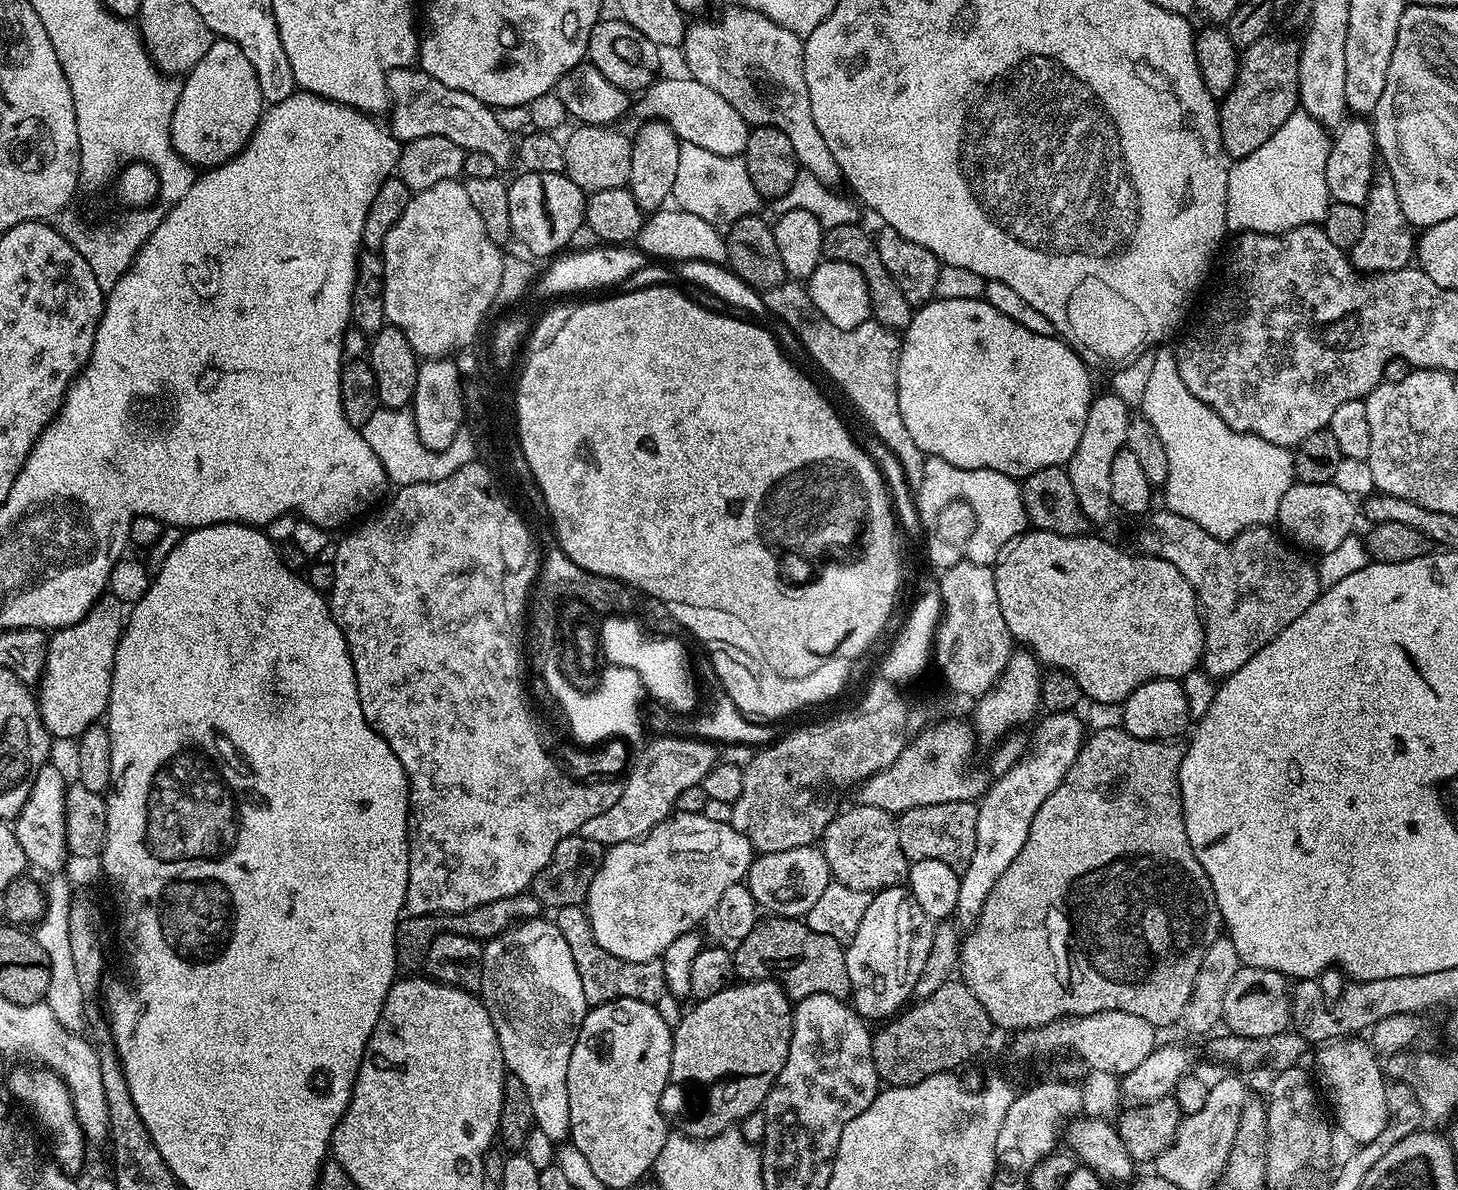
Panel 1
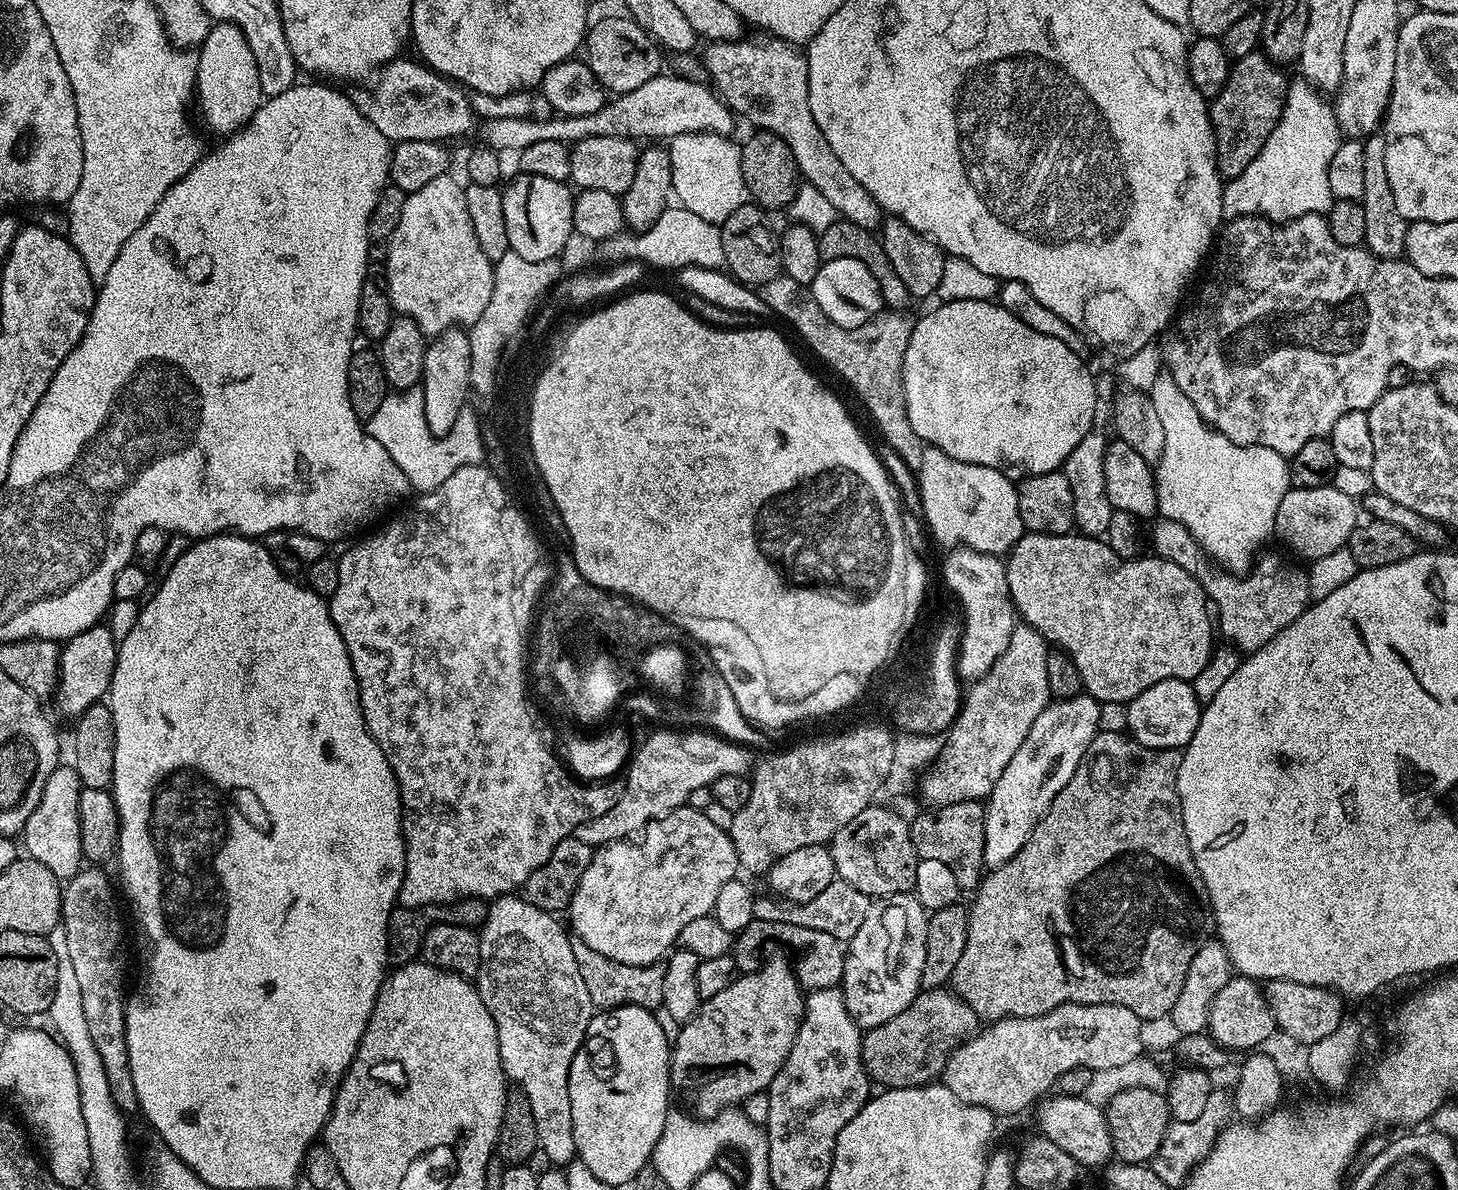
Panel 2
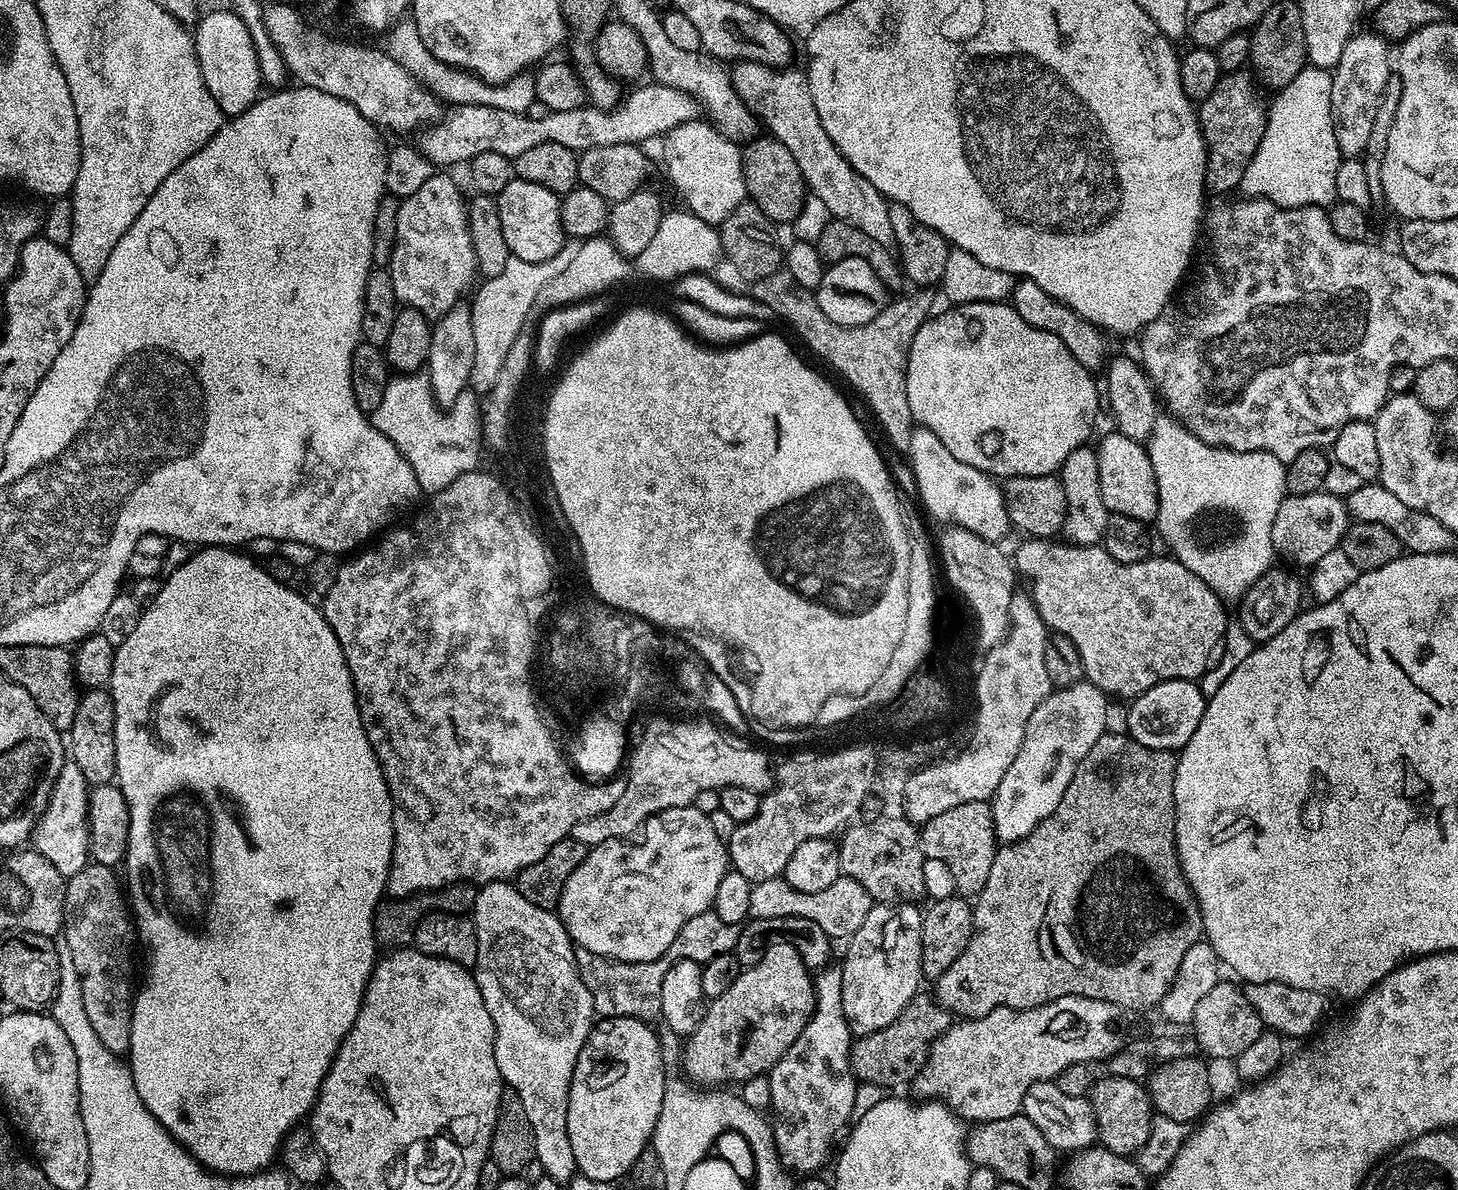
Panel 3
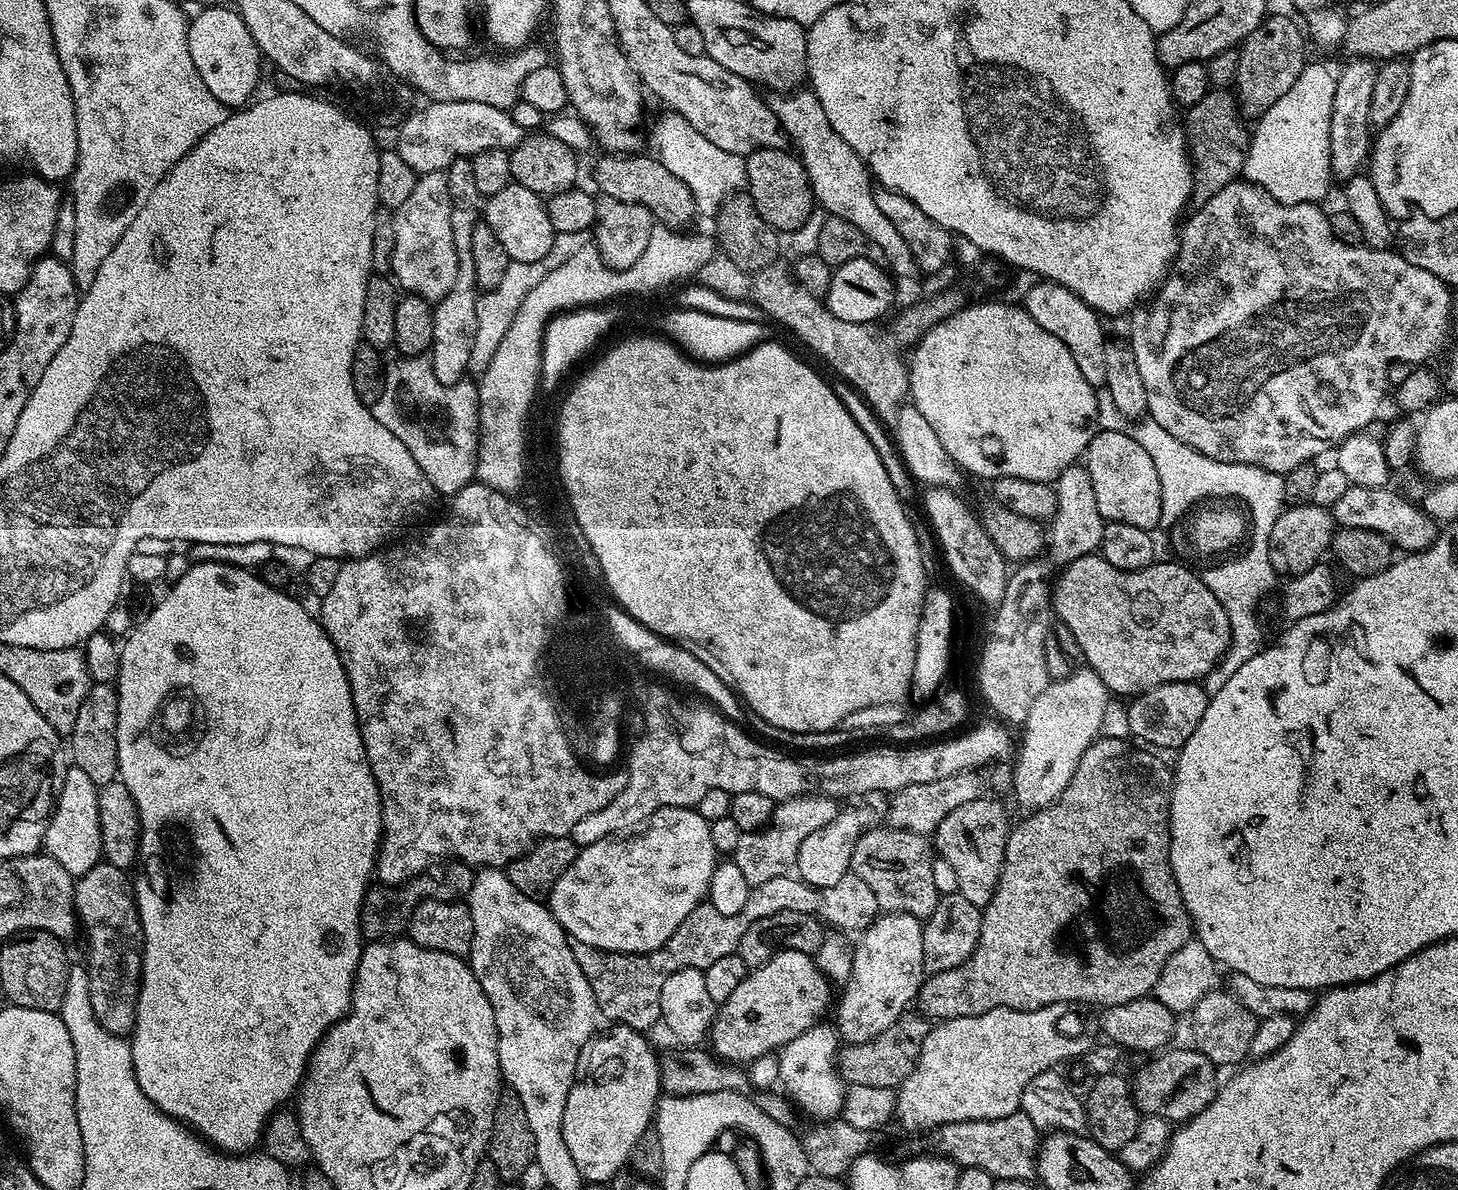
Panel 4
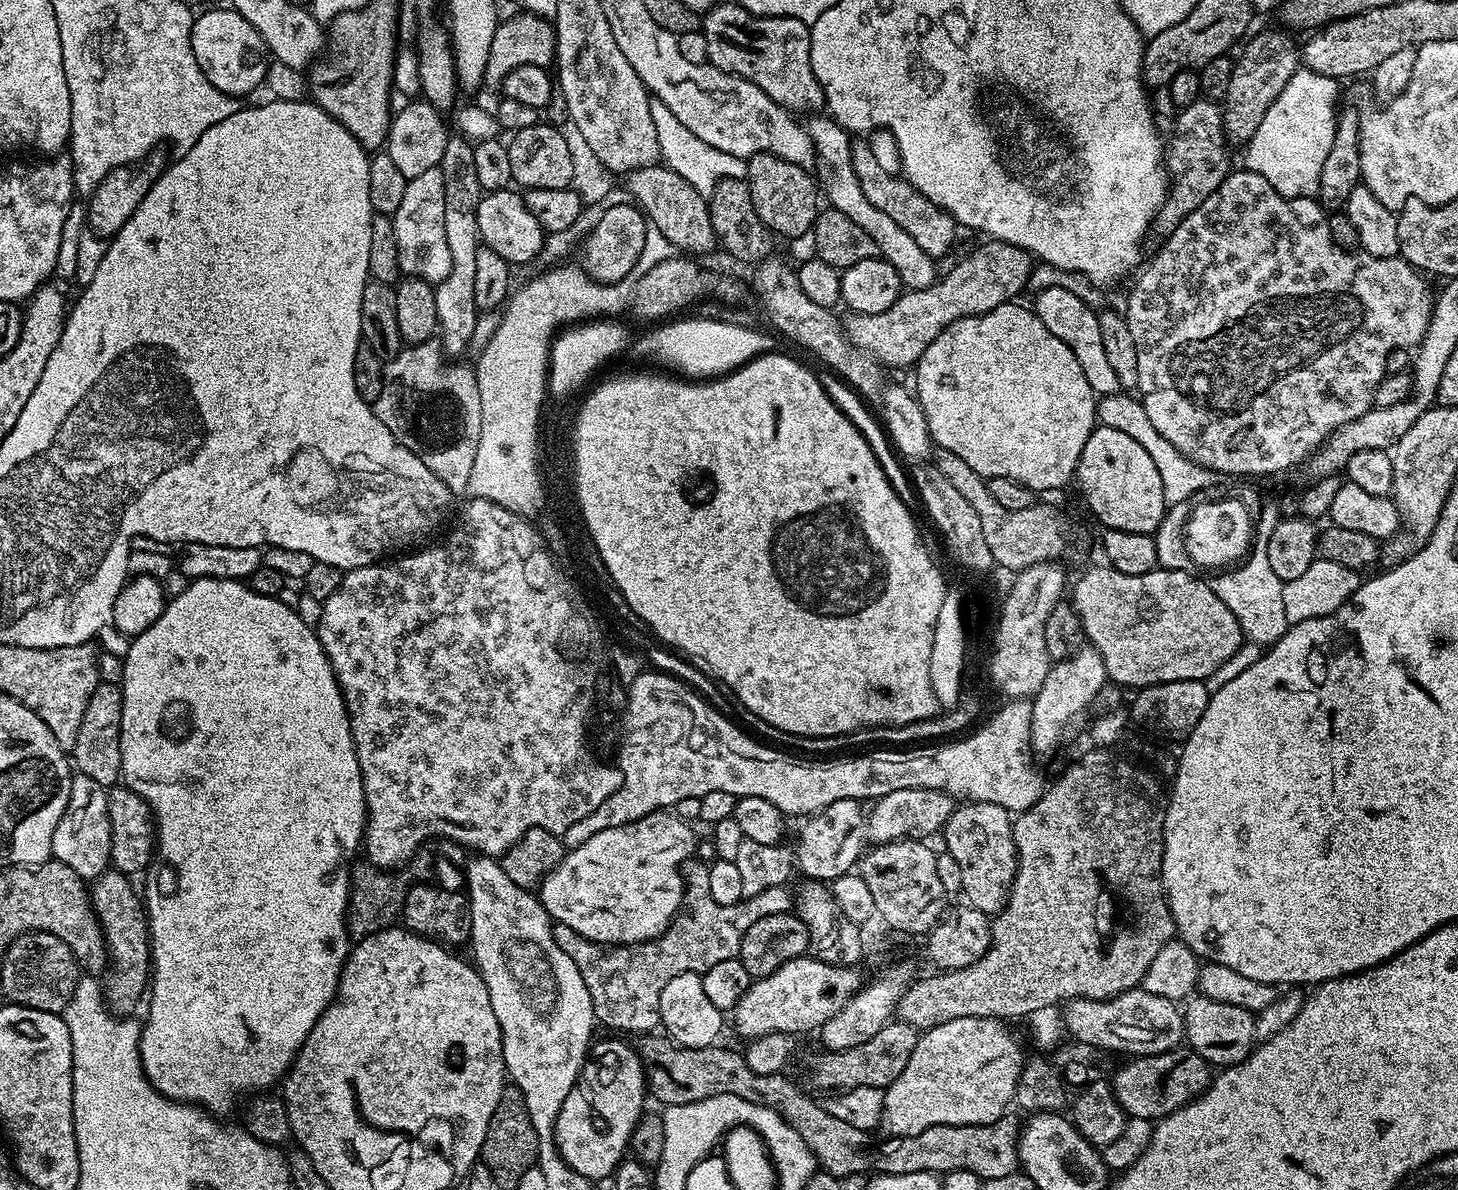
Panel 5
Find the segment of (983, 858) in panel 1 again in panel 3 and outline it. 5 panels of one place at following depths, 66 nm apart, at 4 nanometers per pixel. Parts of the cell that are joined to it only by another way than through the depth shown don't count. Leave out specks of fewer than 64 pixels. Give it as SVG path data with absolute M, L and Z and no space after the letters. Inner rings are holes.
M1087 680L1055 689L1030 714L1018 755L999 782L990 803L995 834L1001 843L1021 840L1034 826L1057 809L1062 794L1073 780L1078 762L1104 735L1108 697Z

